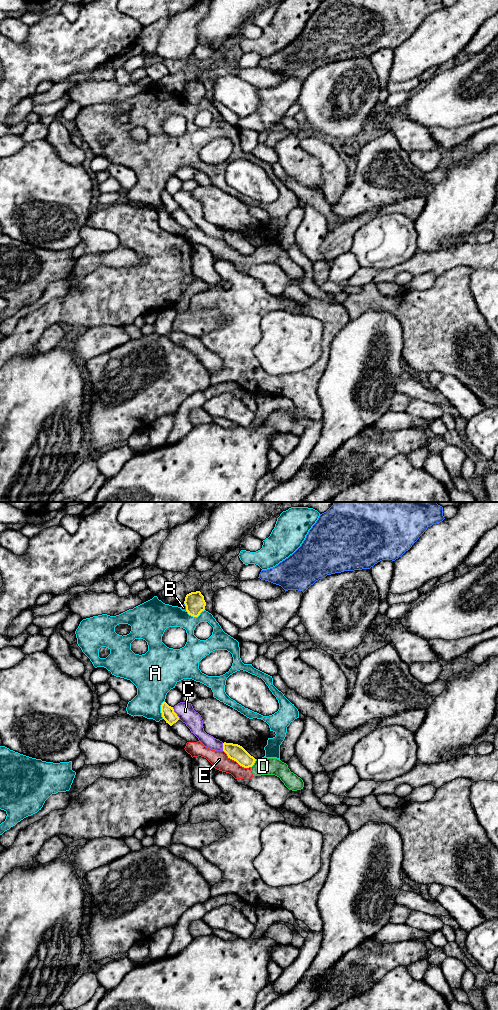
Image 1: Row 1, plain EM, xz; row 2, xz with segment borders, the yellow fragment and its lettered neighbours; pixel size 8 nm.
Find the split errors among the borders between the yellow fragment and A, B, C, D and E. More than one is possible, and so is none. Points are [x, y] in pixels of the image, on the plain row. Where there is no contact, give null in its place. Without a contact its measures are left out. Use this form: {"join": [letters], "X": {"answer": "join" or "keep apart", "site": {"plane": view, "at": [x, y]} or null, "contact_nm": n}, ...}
{"join": [], "A": {"answer": "keep apart", "site": {"plane": "xz", "at": [195, 104]}, "contact_nm": 150}, "B": {"answer": "keep apart", "site": {"plane": "xz", "at": [186, 95]}, "contact_nm": 70}, "C": {"answer": "keep apart", "site": {"plane": "xz", "at": [175, 201]}, "contact_nm": 120}, "D": {"answer": "keep apart", "site": {"plane": "xz", "at": [254, 250]}, "contact_nm": 80}, "E": {"answer": "keep apart", "site": {"plane": "xz", "at": [236, 249]}, "contact_nm": 260}}

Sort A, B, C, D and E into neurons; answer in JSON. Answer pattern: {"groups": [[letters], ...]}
{"groups": [["A"], ["B"], ["C"], ["D", "E"]]}

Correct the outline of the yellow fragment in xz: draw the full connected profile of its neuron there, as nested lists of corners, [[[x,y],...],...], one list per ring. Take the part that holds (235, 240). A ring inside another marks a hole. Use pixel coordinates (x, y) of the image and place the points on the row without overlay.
[[[224,230],[223,239],[227,242],[228,246],[236,249],[244,256],[252,255],[256,249],[253,244],[238,232]]]

